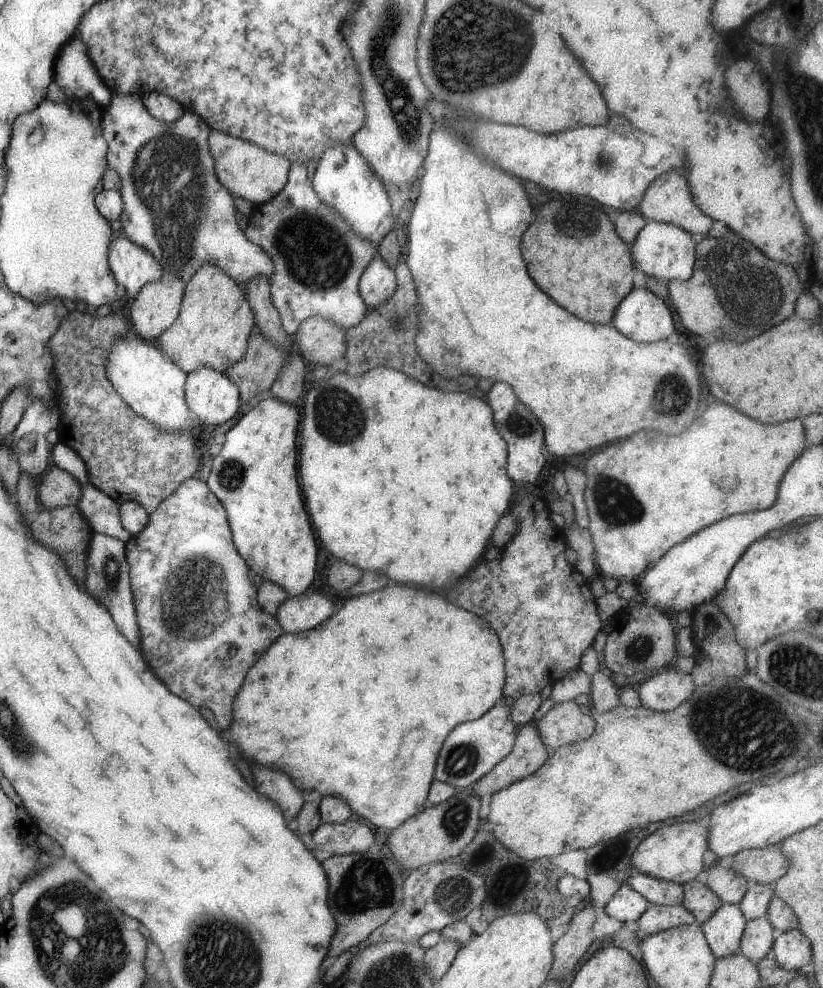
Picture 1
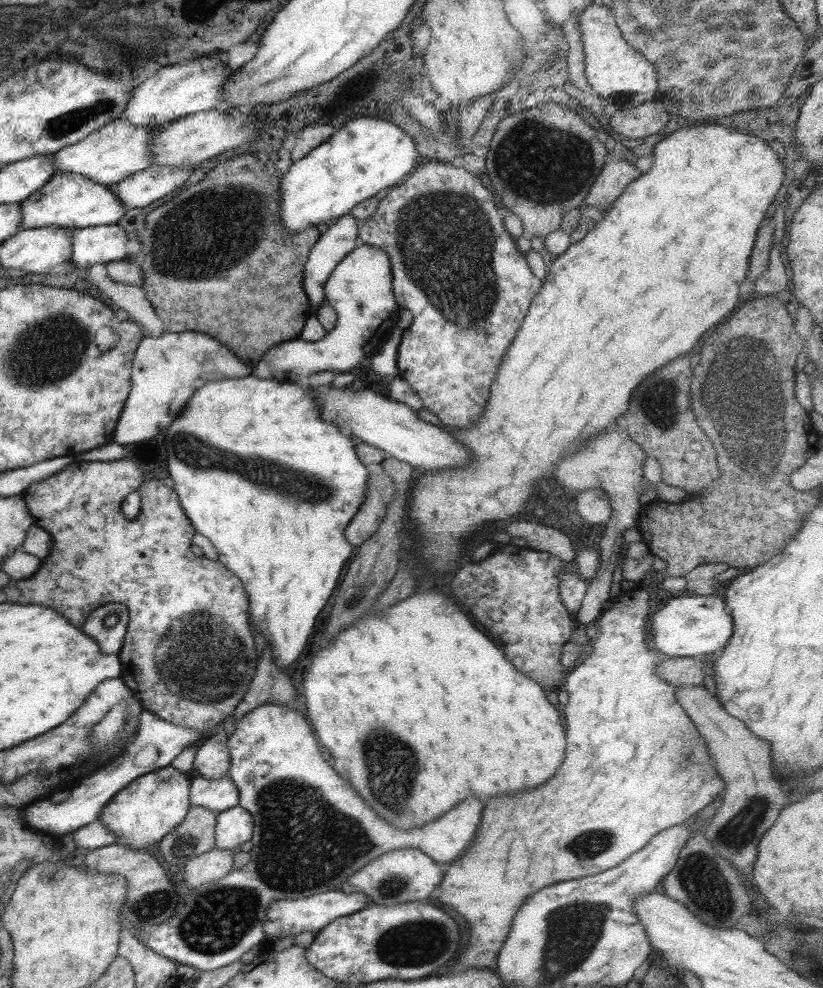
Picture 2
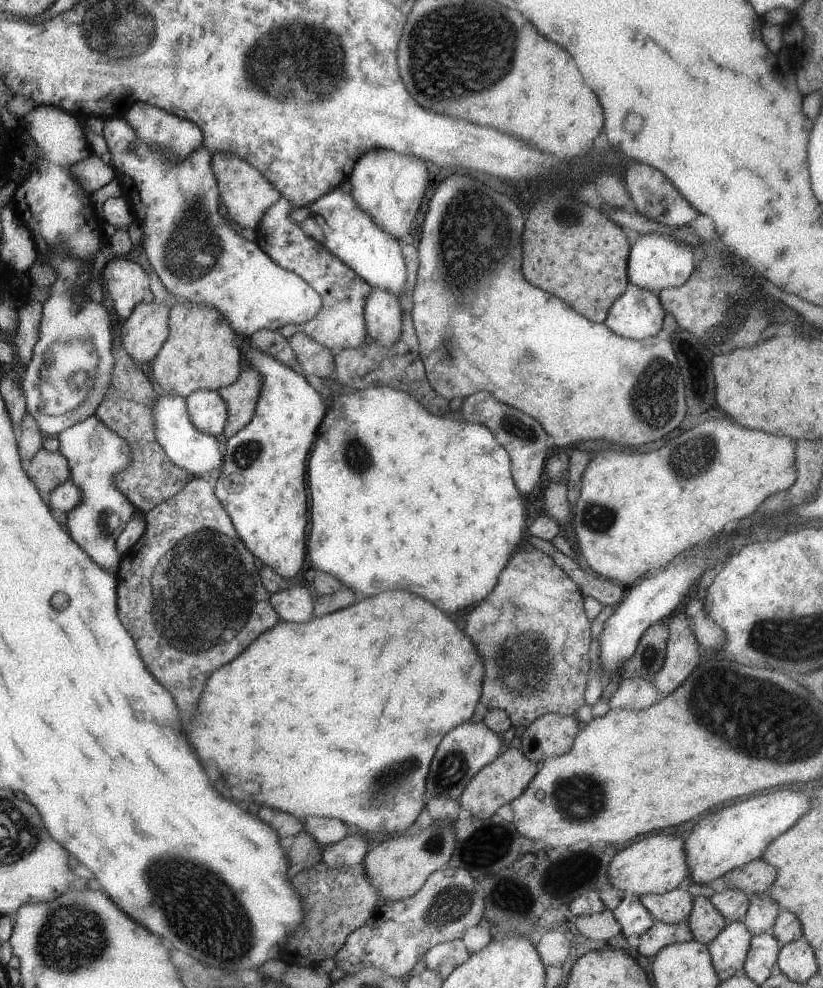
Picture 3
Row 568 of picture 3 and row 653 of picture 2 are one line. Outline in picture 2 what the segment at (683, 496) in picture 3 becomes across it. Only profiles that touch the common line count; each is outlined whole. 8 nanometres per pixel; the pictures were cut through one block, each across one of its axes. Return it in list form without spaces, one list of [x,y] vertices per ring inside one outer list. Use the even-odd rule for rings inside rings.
[[[637,586],[623,594],[622,598],[617,598],[616,596],[616,598],[609,600],[607,605],[604,606],[601,615],[594,622],[597,629],[596,634],[590,640],[591,653],[581,664],[574,667],[569,674],[564,676],[564,687],[568,692],[568,703],[560,707],[560,710],[563,711],[563,716],[565,716],[565,732],[567,732],[565,740],[567,740],[567,746],[565,746],[565,760],[559,766],[557,774],[545,786],[539,786],[535,790],[519,792],[515,796],[503,796],[503,798],[489,800],[487,806],[481,812],[481,819],[470,843],[456,859],[447,863],[447,870],[442,874],[443,878],[441,878],[441,882],[439,882],[437,887],[437,891],[441,892],[441,894],[437,894],[437,902],[441,902],[441,904],[449,906],[451,910],[455,910],[467,922],[467,930],[469,930],[469,938],[467,938],[463,950],[459,952],[459,960],[455,960],[457,964],[461,964],[465,968],[471,968],[471,966],[488,968],[489,964],[493,962],[493,958],[497,956],[497,952],[501,950],[503,940],[505,940],[505,936],[507,936],[507,932],[511,928],[511,920],[513,920],[515,912],[521,908],[521,904],[525,902],[523,900],[525,896],[531,896],[538,890],[549,887],[558,881],[584,878],[617,866],[625,858],[641,850],[662,830],[677,826],[684,820],[694,818],[723,790],[724,782],[721,781],[719,775],[713,770],[711,758],[709,758],[709,752],[703,740],[700,738],[690,718],[682,711],[681,705],[675,700],[675,686],[663,682],[654,673],[654,664],[665,656],[654,650],[654,648],[648,648],[647,644],[645,644],[645,638],[647,638],[645,618],[647,618],[647,610],[649,610],[647,601],[647,593],[641,586]]]

